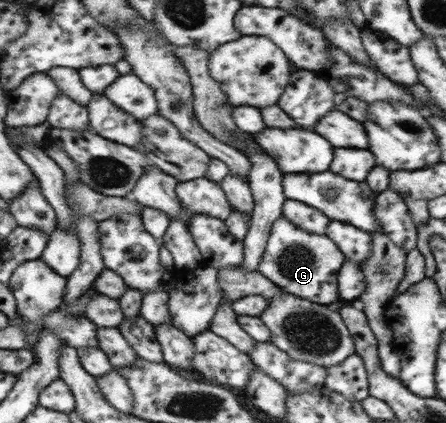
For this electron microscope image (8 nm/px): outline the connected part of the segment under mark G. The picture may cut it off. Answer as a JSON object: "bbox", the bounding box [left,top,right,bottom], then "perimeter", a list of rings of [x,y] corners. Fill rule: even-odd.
{"bbox":[258,215,346,306],"perimeter":[[[281,215],[271,225],[258,272],[285,293],[315,304],[331,306],[339,301],[338,273],[346,261],[345,255],[329,237],[309,233]]]}

